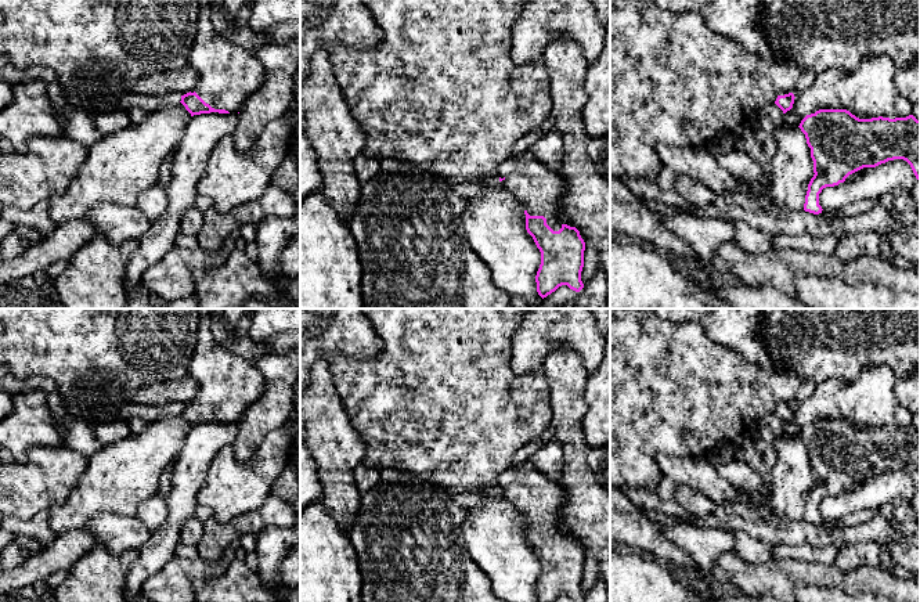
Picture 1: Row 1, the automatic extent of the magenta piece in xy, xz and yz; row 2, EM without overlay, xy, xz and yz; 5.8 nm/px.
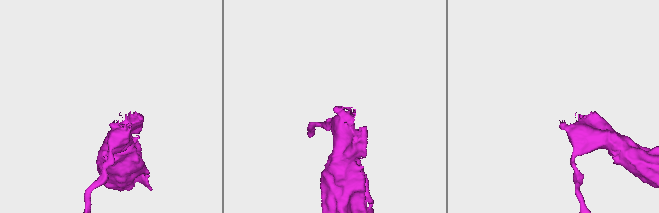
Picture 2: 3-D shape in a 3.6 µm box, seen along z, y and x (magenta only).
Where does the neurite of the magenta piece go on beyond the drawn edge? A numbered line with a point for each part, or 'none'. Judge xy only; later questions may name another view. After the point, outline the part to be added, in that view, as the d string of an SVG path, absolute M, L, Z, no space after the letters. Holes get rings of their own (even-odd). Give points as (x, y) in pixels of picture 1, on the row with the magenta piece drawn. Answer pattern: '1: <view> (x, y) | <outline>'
1: xy (227, 75) | M203 0L190 51L190 65L198 75L195 93L214 109L239 112L243 101L261 86L266 69L256 54L230 42L212 25L214 12Z

